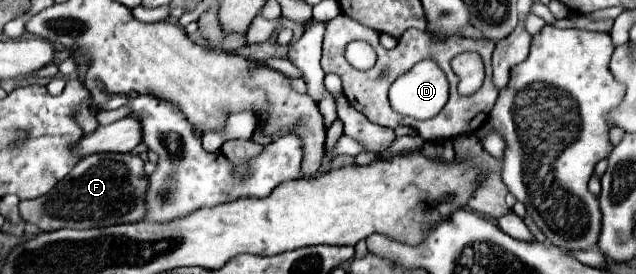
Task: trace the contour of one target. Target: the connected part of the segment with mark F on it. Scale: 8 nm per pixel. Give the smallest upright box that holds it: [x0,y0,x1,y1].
[19,152,147,232]

